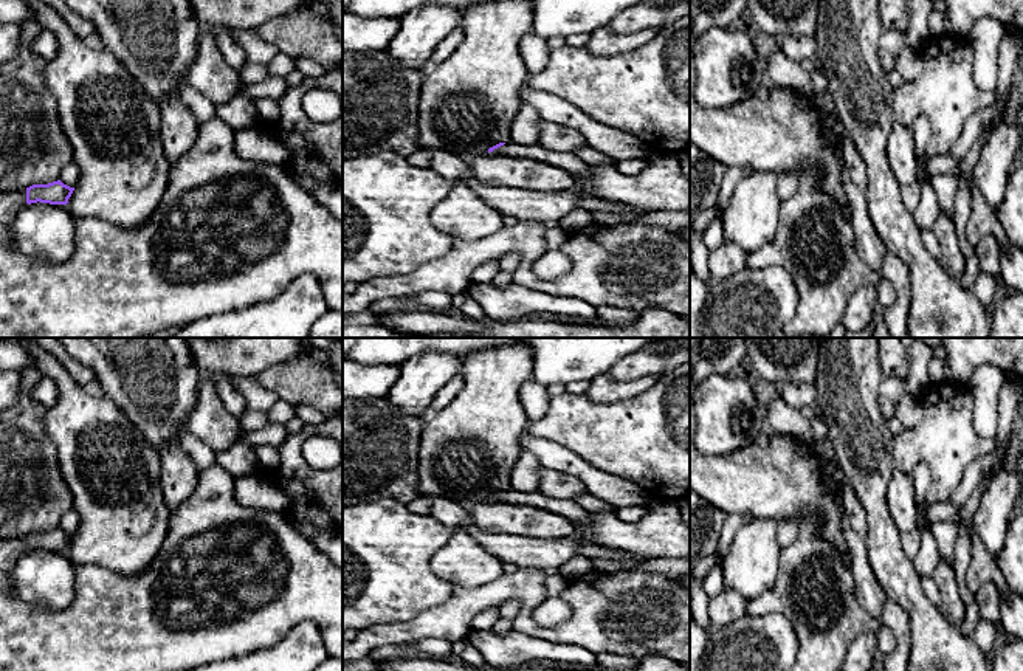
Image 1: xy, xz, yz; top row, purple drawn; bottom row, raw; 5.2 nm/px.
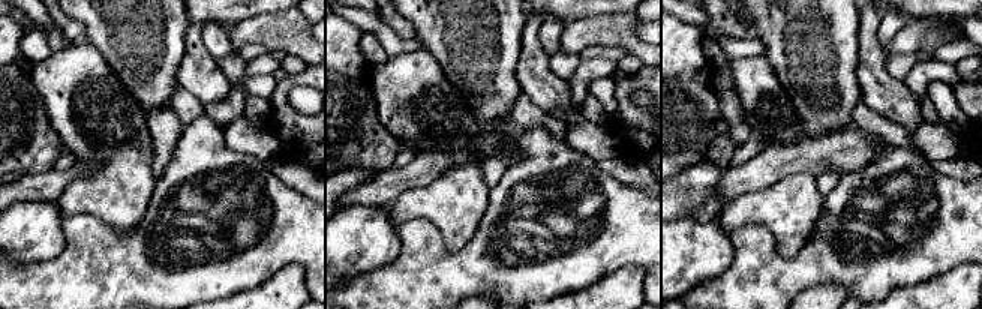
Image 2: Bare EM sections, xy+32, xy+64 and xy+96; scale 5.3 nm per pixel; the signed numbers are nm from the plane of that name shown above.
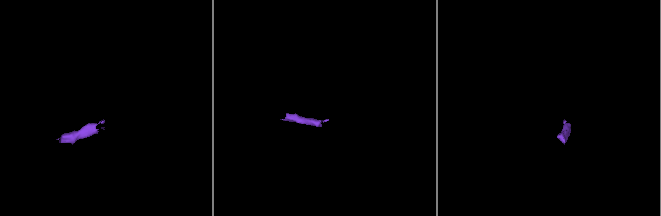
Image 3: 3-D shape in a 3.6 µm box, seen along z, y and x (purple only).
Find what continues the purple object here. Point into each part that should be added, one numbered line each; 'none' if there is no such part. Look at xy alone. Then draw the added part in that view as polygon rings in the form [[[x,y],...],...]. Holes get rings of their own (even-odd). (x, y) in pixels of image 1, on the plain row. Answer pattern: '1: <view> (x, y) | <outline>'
1: xy (11, 550) | [[[26,536],[0,539],[0,570],[11,572],[26,552]]]

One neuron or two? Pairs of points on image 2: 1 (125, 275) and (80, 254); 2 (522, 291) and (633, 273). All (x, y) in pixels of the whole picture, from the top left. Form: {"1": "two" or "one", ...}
{"1": "one", "2": "two"}

